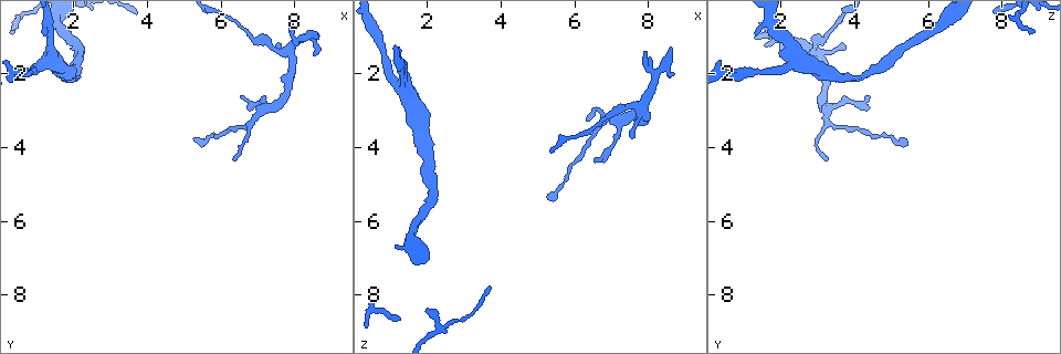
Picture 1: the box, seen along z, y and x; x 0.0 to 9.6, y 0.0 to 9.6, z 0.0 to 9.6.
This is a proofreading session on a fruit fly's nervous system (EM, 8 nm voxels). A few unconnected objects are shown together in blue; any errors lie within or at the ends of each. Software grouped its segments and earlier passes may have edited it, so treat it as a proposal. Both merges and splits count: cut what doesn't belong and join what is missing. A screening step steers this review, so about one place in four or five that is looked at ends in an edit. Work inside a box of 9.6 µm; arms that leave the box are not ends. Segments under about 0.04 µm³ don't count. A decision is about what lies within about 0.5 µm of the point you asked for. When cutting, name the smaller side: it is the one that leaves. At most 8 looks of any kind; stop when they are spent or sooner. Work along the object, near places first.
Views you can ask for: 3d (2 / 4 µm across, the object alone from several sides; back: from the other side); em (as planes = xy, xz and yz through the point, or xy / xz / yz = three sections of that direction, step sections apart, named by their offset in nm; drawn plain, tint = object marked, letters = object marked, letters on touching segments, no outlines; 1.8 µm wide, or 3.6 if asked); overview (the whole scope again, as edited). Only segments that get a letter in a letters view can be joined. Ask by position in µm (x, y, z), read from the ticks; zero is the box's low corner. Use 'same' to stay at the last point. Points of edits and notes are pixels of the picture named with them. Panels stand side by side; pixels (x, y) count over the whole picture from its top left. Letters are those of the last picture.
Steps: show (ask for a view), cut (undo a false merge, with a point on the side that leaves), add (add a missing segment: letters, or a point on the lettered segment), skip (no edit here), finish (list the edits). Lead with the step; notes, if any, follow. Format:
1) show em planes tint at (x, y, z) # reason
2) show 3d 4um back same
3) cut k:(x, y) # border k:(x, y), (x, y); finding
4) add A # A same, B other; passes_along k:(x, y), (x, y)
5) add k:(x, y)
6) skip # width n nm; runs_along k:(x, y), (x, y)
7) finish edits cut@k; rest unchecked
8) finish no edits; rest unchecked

show em 3.6um xz step 16 letters at (8.60, 1.05, 1.30) # branch stops here

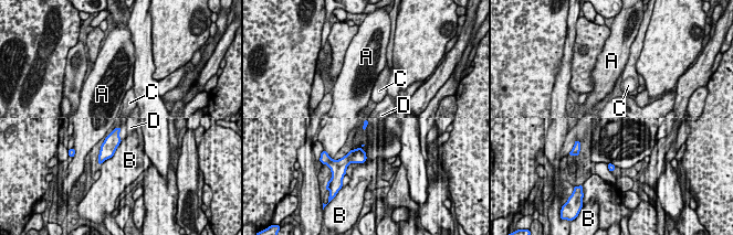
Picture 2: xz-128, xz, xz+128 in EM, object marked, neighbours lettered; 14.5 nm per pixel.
show em 3.6um planes letters same # another direction

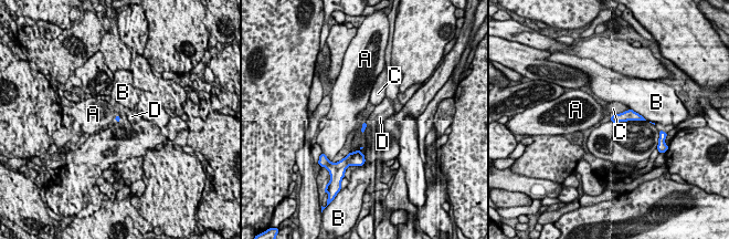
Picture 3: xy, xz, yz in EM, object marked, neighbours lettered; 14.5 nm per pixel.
add D # A other, B other, C other, D same; it goes on there

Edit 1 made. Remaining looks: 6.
show overview

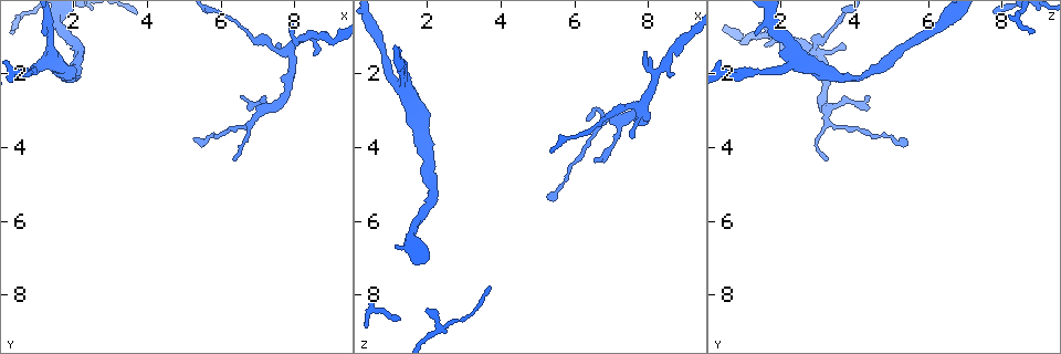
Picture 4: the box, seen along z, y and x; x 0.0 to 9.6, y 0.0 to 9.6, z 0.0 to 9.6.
show em xy step 8 letters at (7.55, 1.35, 3.80) # thin end

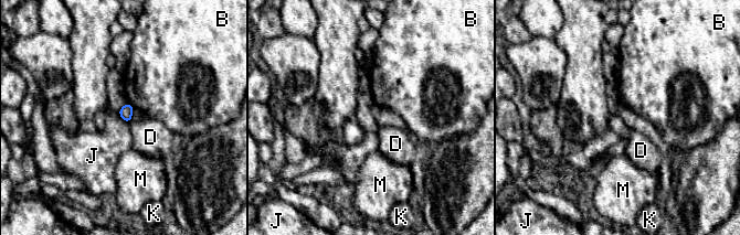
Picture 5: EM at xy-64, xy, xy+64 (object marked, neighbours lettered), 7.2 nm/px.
skip # B other, D other, J other, K other, M other; border 5:(118, 115), (128, 123); no lettered segment goes on from it

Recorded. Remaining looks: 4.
show em planes tint at (1.40, 1.65, 2.35)

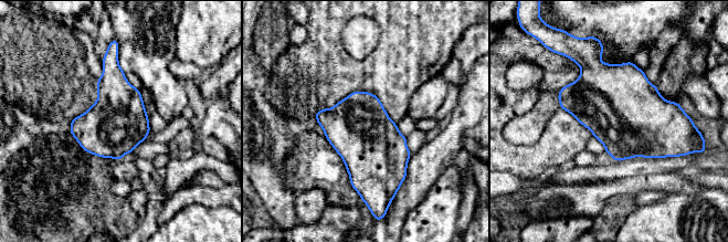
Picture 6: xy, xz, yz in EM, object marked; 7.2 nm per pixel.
show em planes letters same

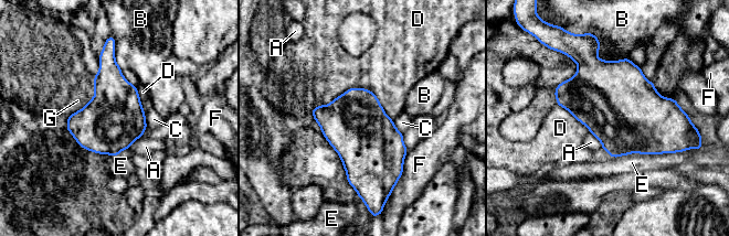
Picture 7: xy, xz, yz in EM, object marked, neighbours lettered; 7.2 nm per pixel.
skip # A other, B other, C other, D other, E other, F other, G other; border 7:(310, 113), (363, 87), (392, 120); all the same neuron

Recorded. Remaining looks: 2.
finish edits add@3; rest unchecked

